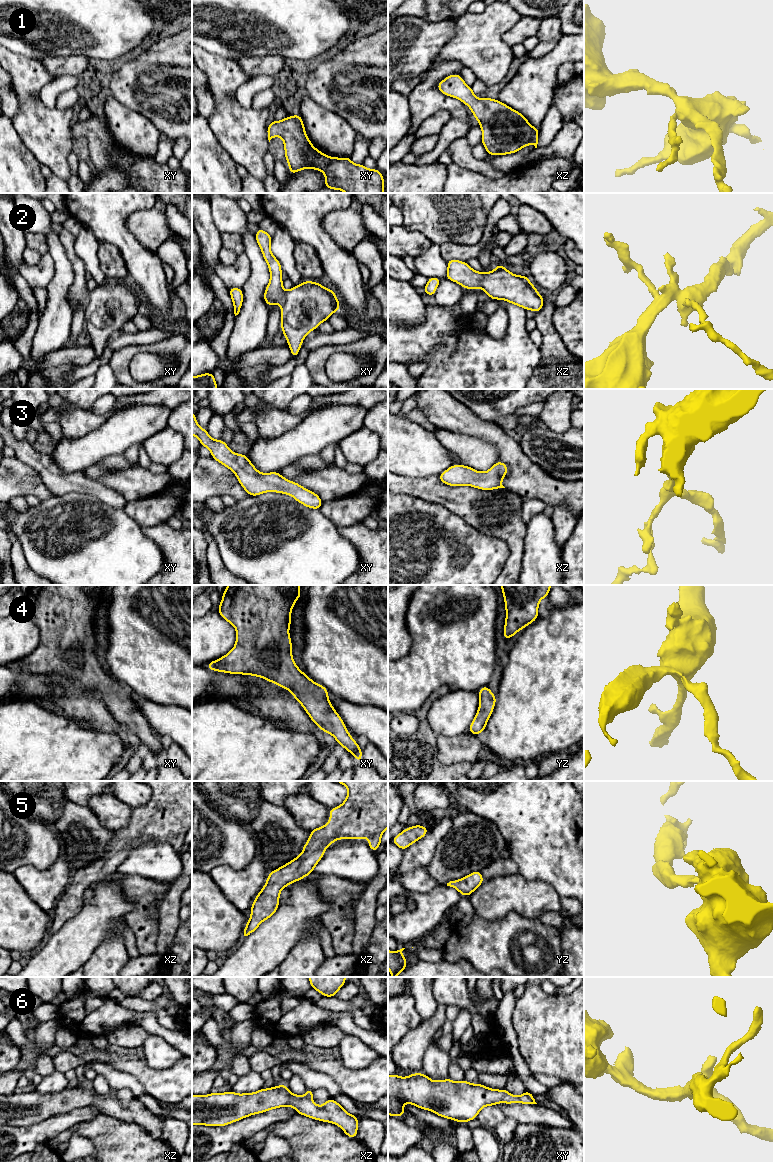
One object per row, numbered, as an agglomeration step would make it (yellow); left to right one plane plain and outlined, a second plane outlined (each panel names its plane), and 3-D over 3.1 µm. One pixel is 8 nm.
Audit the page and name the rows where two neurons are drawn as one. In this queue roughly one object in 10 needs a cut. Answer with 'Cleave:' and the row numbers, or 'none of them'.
Cleave: none of them

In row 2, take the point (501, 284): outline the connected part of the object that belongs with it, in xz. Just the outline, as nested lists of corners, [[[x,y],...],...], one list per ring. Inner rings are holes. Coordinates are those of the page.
[[[459,260],[447,261],[446,279],[454,281],[464,289],[480,288],[492,300],[505,300],[535,313],[543,308],[544,299],[526,277],[515,275],[503,265],[498,264],[491,272],[477,272],[467,262]]]

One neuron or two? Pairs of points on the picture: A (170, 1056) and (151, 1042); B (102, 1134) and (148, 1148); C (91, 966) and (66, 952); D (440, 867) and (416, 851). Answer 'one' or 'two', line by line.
A: one
B: one
C: two
D: two

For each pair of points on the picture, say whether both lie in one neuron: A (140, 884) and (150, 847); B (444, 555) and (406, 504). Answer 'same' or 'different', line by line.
A: different
B: same

